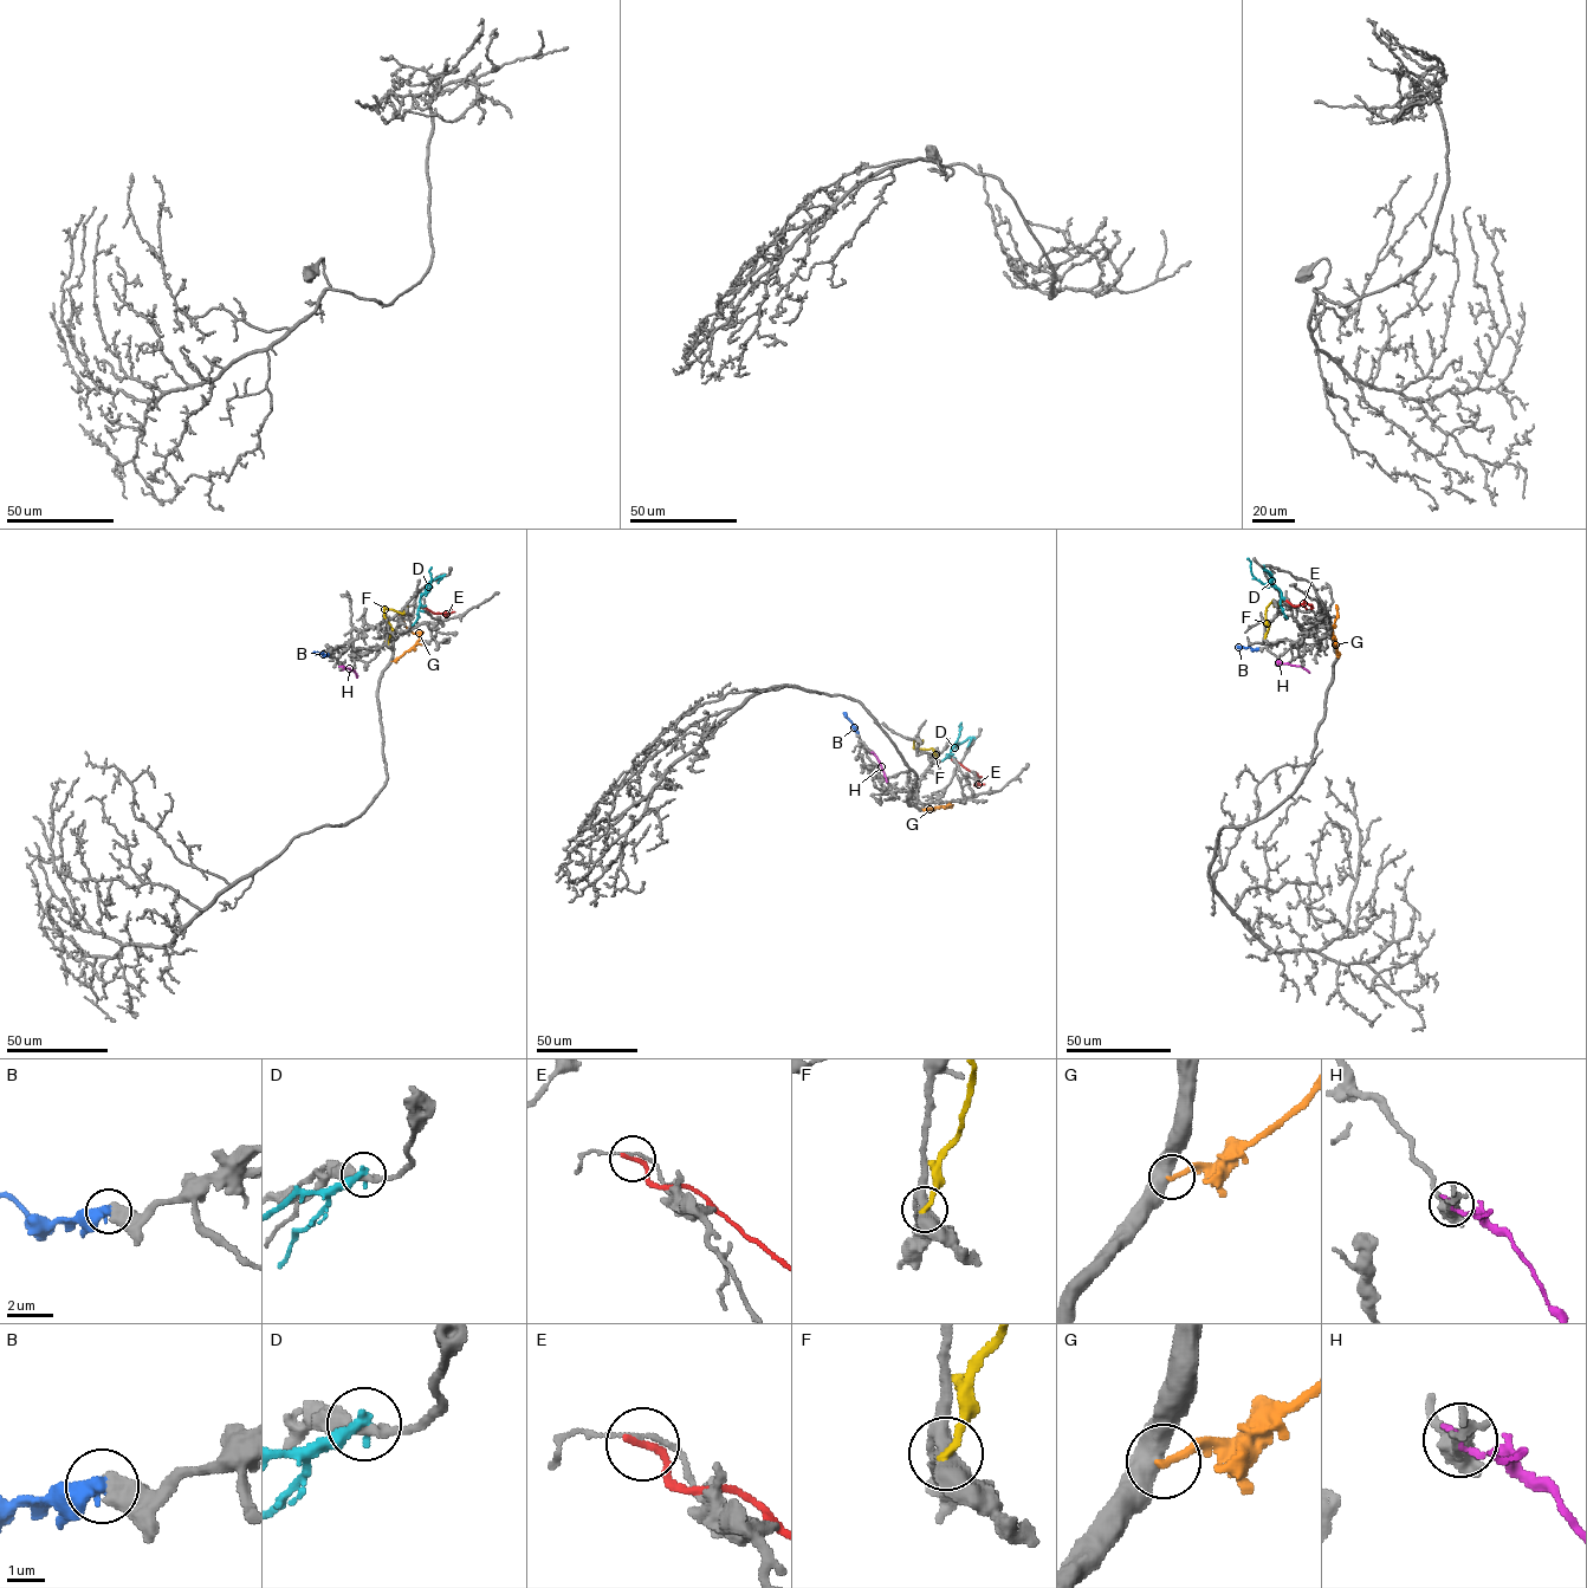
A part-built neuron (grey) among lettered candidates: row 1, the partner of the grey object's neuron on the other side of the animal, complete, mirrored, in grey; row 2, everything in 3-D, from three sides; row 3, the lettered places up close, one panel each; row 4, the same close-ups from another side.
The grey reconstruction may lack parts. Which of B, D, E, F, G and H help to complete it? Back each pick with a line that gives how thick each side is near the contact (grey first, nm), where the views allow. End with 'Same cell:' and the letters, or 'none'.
B: 500 nm thick on the grey side, 550 nm on the other
Same cell: B

